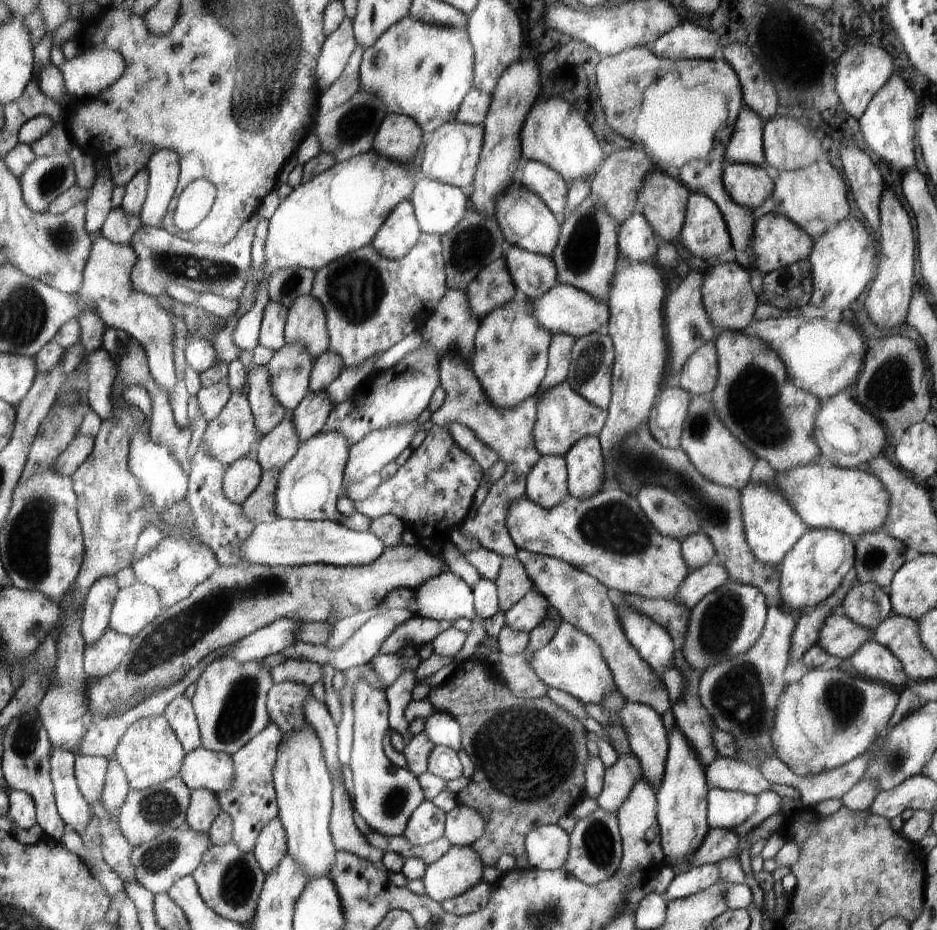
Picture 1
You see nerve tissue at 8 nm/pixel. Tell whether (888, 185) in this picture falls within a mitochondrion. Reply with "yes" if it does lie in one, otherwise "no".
no

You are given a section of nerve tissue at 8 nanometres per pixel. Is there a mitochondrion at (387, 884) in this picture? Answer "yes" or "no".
no

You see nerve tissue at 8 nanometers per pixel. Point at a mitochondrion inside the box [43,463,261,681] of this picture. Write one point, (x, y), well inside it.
(123, 495)

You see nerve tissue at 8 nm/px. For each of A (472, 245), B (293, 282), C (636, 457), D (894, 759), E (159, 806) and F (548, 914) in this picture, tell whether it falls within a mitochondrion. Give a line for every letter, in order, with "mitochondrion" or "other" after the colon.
A: mitochondrion
B: mitochondrion
C: mitochondrion
D: mitochondrion
E: mitochondrion
F: mitochondrion

